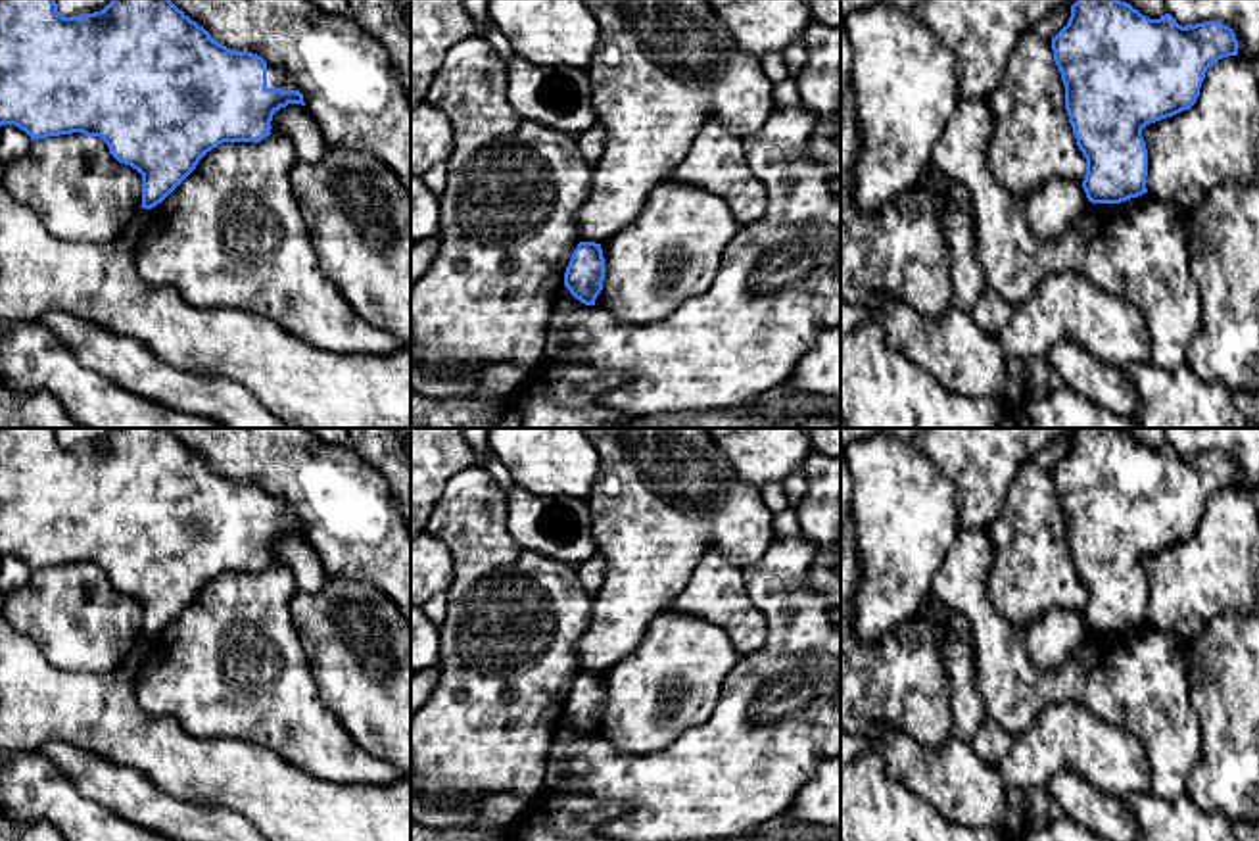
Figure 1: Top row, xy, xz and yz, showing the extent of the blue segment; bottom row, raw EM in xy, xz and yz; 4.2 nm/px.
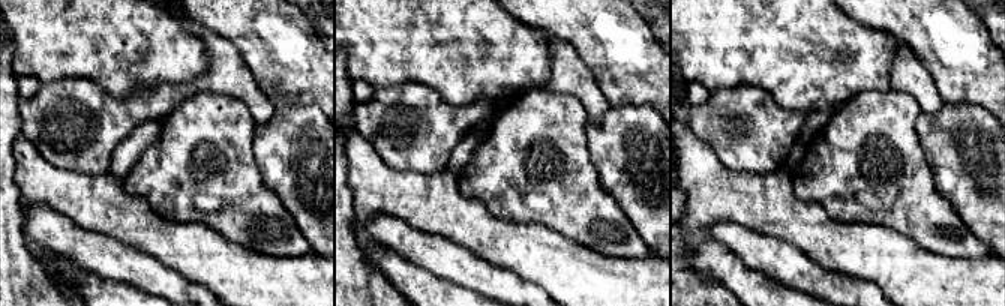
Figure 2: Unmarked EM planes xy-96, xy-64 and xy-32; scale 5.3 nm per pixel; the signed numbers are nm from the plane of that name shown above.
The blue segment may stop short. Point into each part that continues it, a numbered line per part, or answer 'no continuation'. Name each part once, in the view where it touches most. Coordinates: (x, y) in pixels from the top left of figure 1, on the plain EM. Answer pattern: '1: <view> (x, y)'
1: xy (275, 505)

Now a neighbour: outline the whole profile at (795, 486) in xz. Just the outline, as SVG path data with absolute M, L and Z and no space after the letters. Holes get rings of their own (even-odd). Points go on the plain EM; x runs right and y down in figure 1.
M796 469L793 470L783 482L781 482L785 493L787 493L787 499L789 499L789 507L796 511L796 507L800 505L802 501L802 495L806 493L808 490L808 482L804 480L802 476L802 470Z

